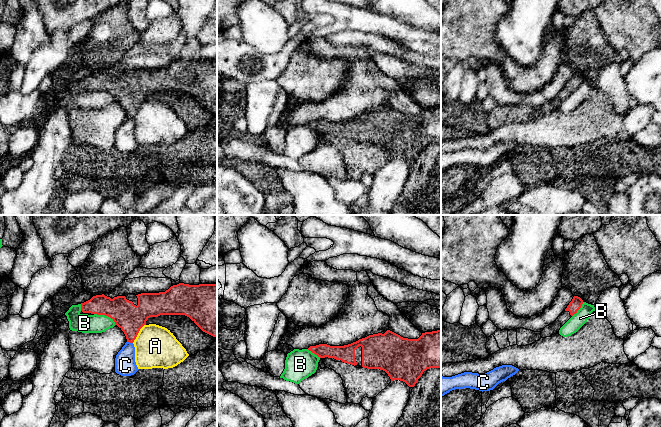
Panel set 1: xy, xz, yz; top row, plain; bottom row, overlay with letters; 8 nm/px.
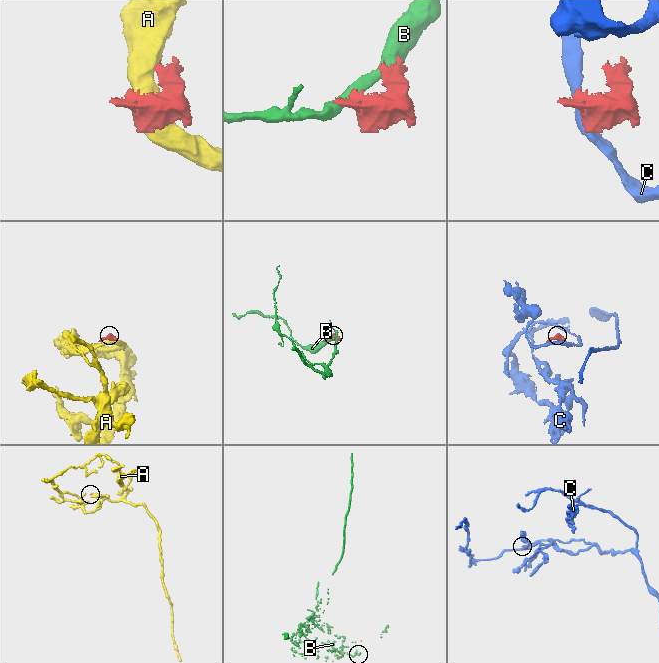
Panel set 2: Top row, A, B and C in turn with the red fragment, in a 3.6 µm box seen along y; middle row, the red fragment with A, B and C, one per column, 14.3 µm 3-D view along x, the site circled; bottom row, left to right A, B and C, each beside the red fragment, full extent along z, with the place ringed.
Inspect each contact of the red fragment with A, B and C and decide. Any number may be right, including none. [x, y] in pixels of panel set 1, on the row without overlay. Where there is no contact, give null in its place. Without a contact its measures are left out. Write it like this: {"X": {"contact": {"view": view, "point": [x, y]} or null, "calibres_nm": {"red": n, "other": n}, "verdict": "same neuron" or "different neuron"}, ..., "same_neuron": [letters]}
{"A": {"contact": {"view": "xy", "point": [138, 108]}, "calibres_nm": {"red": 220, "other": 340}, "verdict": "different neuron"}, "B": {"contact": {"view": "xy", "point": [105, 91]}, "calibres_nm": {"red": 220, "other": 150}, "verdict": "different neuron"}, "C": {"contact": {"view": "xy", "point": [130, 118]}, "calibres_nm": {"red": 220, "other": 170}, "verdict": "different neuron"}, "same_neuron": []}

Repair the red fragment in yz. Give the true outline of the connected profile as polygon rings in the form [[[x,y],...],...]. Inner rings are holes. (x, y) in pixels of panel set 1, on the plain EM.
[[[574,72],[572,77],[569,79],[567,84],[562,88],[562,90],[550,101],[546,102],[541,107],[541,113],[546,114],[554,110],[558,110],[560,104],[581,84],[583,76]]]

